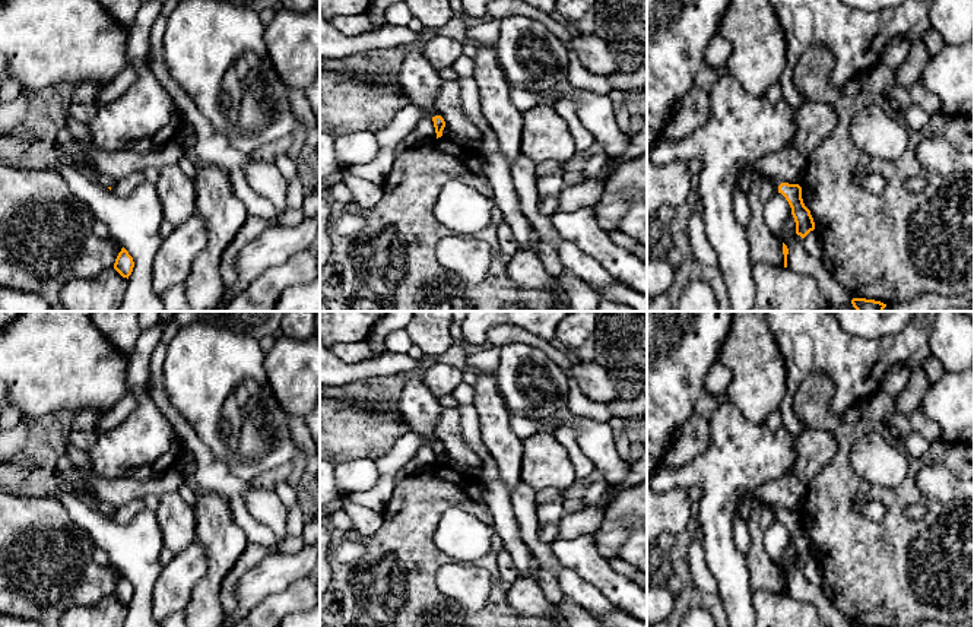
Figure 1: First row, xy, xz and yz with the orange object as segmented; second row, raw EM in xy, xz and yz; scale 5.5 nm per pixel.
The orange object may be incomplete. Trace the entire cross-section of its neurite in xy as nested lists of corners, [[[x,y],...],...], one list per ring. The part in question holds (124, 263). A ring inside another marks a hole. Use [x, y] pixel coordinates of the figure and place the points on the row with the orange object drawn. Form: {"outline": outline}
{"outline": [[[123,247],[121,251],[118,253],[114,269],[123,276],[127,278],[131,275],[134,267],[133,257],[129,254],[129,251]]]}

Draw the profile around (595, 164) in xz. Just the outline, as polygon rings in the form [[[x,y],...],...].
[[[596,153],[587,159],[587,164],[584,167],[584,172],[587,178],[594,178],[602,174],[602,170],[607,161],[606,153]]]

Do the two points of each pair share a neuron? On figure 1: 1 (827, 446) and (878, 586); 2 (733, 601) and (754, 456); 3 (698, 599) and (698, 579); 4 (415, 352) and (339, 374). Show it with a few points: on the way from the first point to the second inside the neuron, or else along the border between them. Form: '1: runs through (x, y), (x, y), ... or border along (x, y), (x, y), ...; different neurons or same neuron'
1: border along (824, 428), (836, 439), (837, 452), (808, 484); different neurons
2: runs through (727, 564), (717, 542), (720, 493); same neuron
3: border along (691, 583), (707, 594); different neurons
4: border along (406, 354), (418, 361); different neurons

